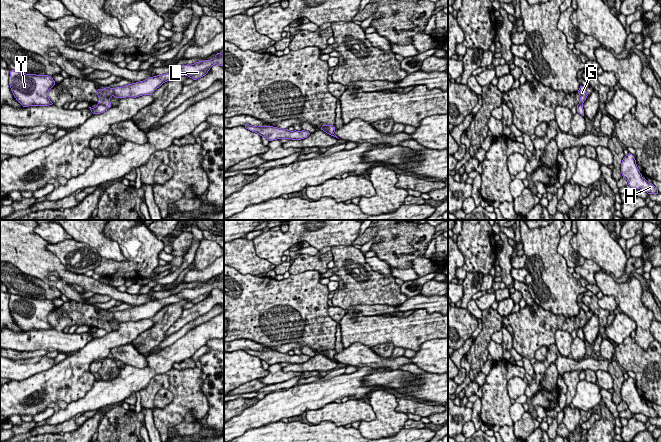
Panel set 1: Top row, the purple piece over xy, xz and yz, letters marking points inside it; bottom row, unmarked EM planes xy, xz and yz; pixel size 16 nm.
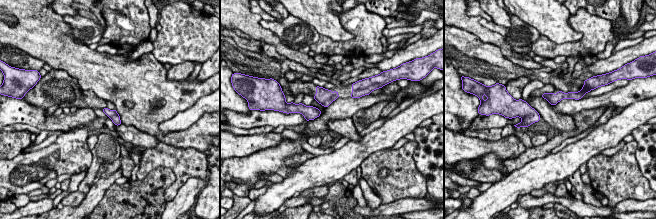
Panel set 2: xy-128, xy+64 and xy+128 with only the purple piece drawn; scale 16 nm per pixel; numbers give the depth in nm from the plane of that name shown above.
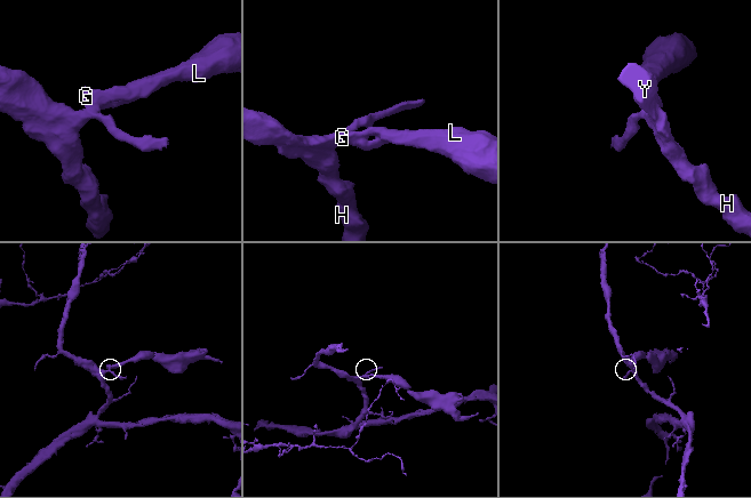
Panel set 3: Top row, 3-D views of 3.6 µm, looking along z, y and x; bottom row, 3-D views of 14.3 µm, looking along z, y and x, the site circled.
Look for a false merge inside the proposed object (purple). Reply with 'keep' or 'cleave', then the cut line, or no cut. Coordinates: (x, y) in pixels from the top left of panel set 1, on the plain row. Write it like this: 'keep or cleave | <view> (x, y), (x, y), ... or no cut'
cleave | xy (98, 327), (107, 332)

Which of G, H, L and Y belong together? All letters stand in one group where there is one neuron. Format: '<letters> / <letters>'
G L / H Y

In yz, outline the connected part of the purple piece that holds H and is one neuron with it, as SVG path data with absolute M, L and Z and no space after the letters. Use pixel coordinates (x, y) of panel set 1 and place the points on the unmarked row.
M628 377L628 379L623 382L621 387L621 397L633 414L641 413L648 418L659 418L658 413L653 407L649 407L647 403L642 401L642 398L636 389L636 384L631 377Z

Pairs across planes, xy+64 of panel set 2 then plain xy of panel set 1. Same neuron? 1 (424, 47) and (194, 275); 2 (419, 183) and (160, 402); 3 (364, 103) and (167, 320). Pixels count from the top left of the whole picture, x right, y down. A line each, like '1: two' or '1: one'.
1: one
2: two
3: two

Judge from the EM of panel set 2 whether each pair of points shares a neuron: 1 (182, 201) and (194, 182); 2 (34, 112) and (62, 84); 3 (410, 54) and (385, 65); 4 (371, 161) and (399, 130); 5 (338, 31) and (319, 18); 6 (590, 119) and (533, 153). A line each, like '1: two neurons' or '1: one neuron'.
1: one neuron
2: two neurons
3: one neuron
4: two neurons
5: one neuron
6: one neuron

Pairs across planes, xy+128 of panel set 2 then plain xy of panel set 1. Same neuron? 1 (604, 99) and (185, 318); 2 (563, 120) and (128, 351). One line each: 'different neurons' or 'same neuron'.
1: different neurons
2: same neuron

